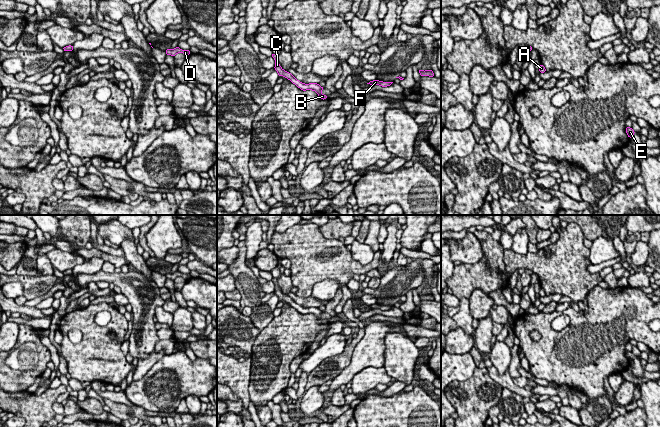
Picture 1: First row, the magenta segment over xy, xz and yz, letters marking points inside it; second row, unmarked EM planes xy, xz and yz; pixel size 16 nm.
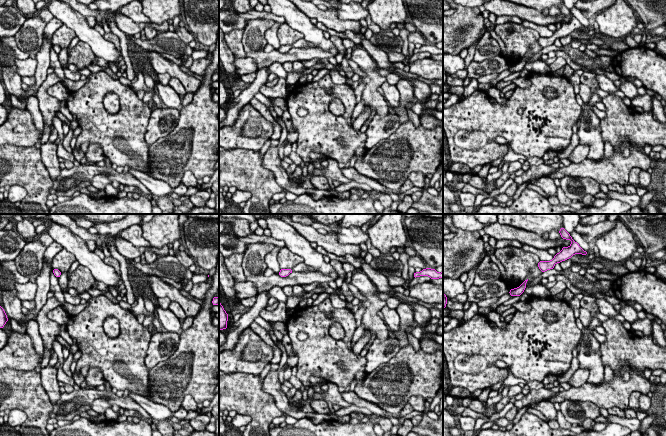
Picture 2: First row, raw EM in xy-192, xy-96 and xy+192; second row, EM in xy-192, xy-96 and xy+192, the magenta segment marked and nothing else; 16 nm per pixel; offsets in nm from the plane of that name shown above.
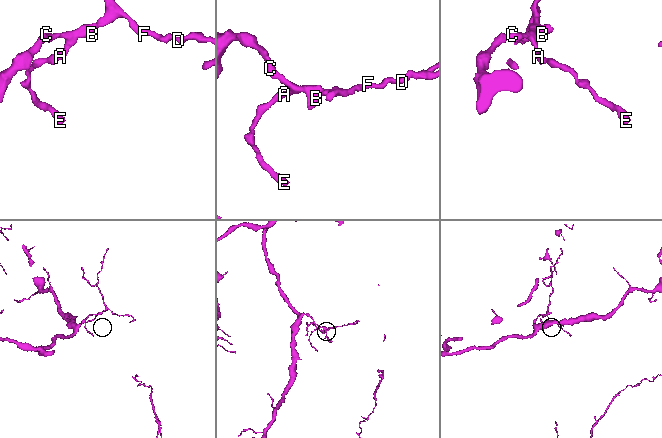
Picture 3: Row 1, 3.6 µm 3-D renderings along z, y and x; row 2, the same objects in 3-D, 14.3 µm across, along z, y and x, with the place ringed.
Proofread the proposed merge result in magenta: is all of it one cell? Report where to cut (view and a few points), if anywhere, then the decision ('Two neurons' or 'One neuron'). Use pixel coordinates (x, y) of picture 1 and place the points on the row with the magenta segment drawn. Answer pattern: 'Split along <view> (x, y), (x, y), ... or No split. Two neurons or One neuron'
No split. One neuron

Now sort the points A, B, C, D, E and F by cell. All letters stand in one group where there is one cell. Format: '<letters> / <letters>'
A B C D E F

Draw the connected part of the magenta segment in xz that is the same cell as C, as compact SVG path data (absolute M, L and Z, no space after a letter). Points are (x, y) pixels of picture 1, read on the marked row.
M272 53L271 55L274 60L275 60L275 67L274 69L278 72L279 76L284 76L285 78L287 78L288 80L290 80L293 84L295 84L298 88L300 88L303 91L306 90L313 90L315 91L318 96L324 100L326 99L328 96L324 95L321 93L321 91L324 89L323 87L321 87L319 84L317 83L309 83L309 84L305 84L300 82L299 80L297 80L296 78L293 77L293 75L285 70L283 70L280 66L280 64L278 63L278 59L277 59L277 55Z

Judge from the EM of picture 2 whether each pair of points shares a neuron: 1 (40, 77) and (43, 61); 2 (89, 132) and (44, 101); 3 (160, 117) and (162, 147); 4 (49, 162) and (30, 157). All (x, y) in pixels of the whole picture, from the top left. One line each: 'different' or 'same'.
1: same
2: different
3: different
4: different

